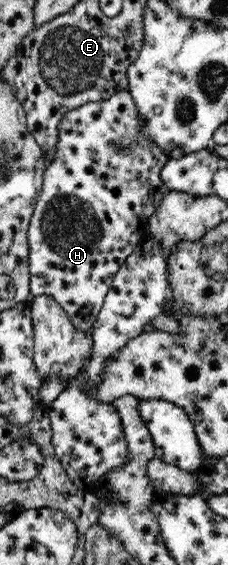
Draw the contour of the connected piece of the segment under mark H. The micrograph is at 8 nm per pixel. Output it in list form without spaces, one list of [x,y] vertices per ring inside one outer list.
[[[127,91],[116,92],[111,98],[99,102],[87,102],[83,106],[76,107],[65,114],[65,118],[59,124],[59,142],[55,146],[55,158],[46,167],[41,192],[35,201],[34,211],[28,226],[28,247],[29,247],[29,270],[30,270],[30,293],[33,298],[42,295],[49,296],[57,301],[63,311],[69,316],[71,325],[77,332],[88,332],[97,321],[98,314],[103,307],[105,298],[109,293],[112,280],[119,267],[126,261],[134,248],[139,244],[142,236],[147,232],[150,216],[154,209],[159,206],[161,199],[168,193],[169,187],[161,178],[161,170],[167,164],[167,155],[155,144],[150,144],[142,136],[142,128],[138,125],[138,118],[135,110],[135,101]]]

